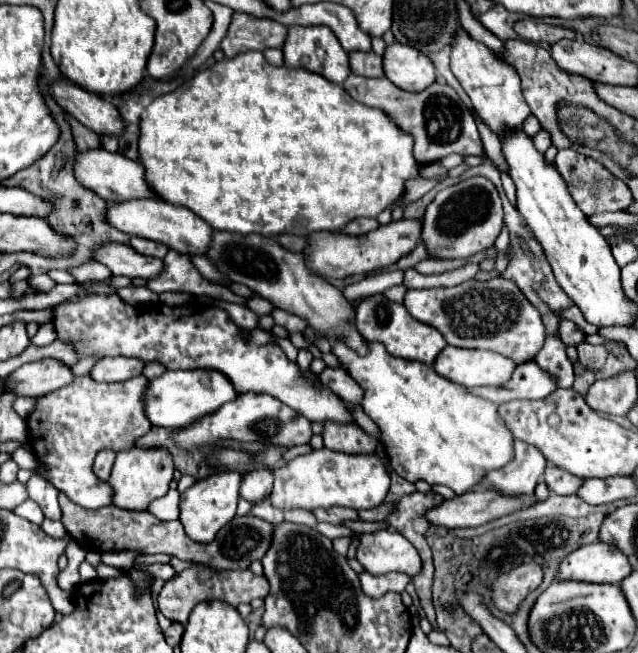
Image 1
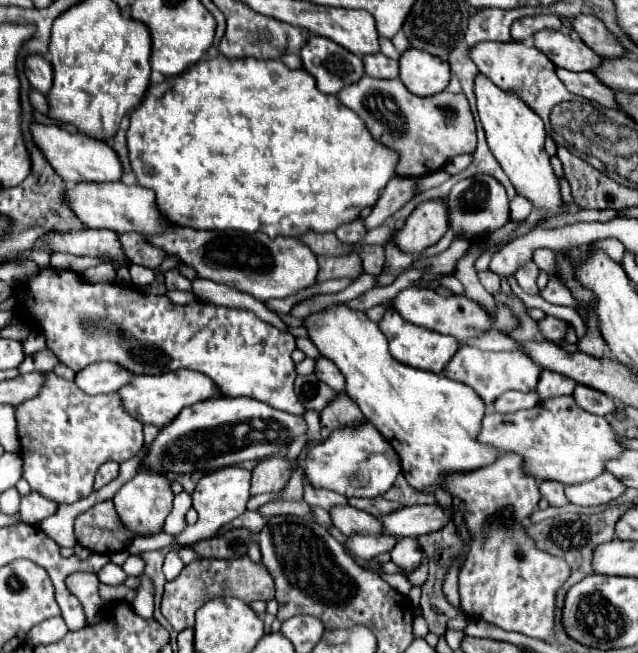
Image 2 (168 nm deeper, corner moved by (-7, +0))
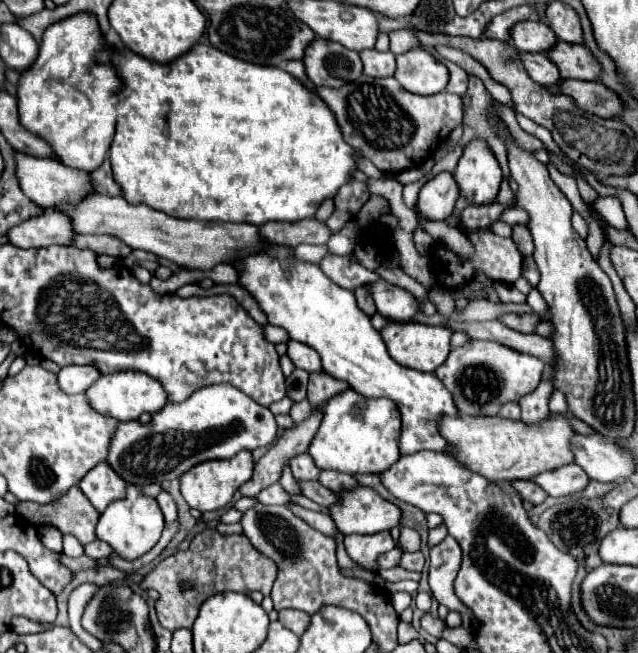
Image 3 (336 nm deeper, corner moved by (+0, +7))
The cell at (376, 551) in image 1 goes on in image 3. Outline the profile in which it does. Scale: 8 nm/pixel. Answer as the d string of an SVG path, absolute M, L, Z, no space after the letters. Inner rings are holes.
M299 482L299 486L301 486L301 490L307 498L311 498L313 502L317 502L325 508L331 508L331 506L339 504L339 496L335 496L335 492L321 486L319 482Z

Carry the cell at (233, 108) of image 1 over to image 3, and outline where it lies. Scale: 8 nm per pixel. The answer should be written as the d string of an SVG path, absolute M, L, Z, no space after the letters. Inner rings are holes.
M195 44L187 54L179 60L161 66L153 64L127 48L121 48L111 58L117 64L119 76L125 80L124 95L121 95L119 114L115 129L115 138L109 148L109 160L113 166L113 176L123 188L123 196L129 204L147 204L159 212L177 218L193 218L193 220L225 220L225 222L249 222L255 226L263 226L265 222L295 222L303 218L315 218L321 202L327 198L335 198L339 188L345 182L353 180L353 174L359 170L359 160L363 158L357 148L345 144L341 136L341 128L337 128L337 120L333 112L329 112L327 104L317 96L315 90L309 90L299 78L289 72L273 66L261 66L253 62L243 62L233 58L209 44Z

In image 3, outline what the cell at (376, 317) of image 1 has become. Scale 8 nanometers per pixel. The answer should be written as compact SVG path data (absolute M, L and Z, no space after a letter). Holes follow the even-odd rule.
M389 322L383 330L381 336L387 344L387 350L395 362L401 366L409 366L413 370L421 372L435 372L437 366L441 366L451 350L451 336L455 334L453 328L449 326L429 326L429 324L419 324L419 322Z

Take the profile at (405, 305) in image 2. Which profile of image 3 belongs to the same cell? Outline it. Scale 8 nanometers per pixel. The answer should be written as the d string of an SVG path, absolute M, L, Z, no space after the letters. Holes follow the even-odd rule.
M379 280L371 286L371 292L373 292L373 300L377 304L377 310L387 320L409 322L419 312L419 300L405 288Z

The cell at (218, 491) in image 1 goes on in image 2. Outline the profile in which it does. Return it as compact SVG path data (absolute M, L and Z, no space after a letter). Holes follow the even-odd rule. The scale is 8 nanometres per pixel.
M232 465L232 467L222 467L222 469L216 469L212 473L206 473L198 485L196 485L196 491L192 495L192 507L198 511L198 523L196 525L188 525L180 537L172 537L168 533L160 533L160 535L152 535L152 537L136 537L130 545L128 545L128 551L130 555L140 555L142 551L152 551L152 549L160 549L160 547L166 547L166 545L192 545L196 541L202 541L202 539L210 539L216 535L216 531L230 523L232 519L236 519L238 515L242 515L246 511L246 503L250 499L250 471L246 471L244 467L238 467L238 465Z

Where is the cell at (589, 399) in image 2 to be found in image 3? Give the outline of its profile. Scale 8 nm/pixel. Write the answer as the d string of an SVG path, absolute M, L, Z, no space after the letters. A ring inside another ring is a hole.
M555 390L551 394L549 408L551 408L551 412L565 412L567 410L567 400L565 400L565 394L561 390Z

